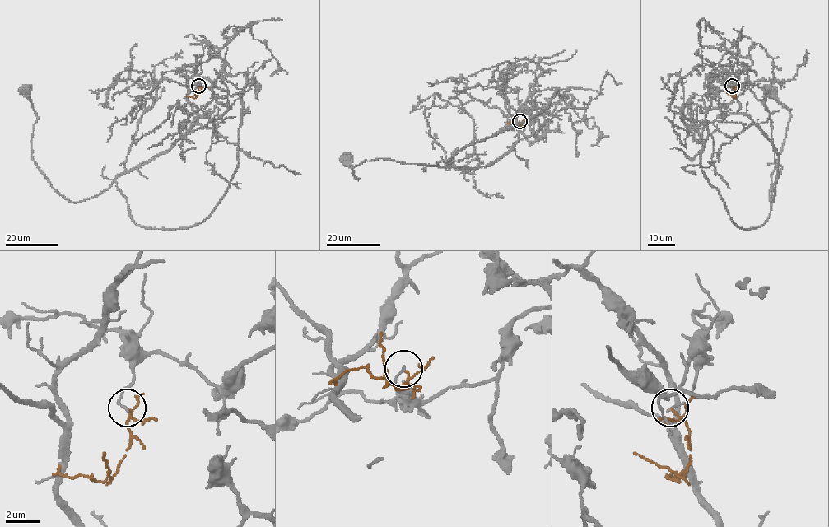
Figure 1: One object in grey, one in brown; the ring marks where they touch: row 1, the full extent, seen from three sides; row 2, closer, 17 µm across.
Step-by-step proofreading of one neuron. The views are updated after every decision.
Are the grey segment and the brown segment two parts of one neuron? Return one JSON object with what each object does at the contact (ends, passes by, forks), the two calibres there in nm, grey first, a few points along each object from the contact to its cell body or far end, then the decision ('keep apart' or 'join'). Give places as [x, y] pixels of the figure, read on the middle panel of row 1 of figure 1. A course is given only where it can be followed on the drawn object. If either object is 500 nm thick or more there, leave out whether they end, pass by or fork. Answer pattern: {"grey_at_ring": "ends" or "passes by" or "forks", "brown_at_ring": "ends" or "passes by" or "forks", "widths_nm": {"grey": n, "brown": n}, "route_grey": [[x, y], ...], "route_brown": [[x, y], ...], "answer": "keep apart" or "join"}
{"grey_at_ring": "ends", "brown_at_ring": "forks", "widths_nm": {"grey": 130, "brown": 70}, "route_grey": [[519, 122], [566, 97], [559, 90], [542, 113], [435, 165], [365, 160], [356, 179], [345, 159]], "route_brown": [[519, 122], [519, 124], [512, 121], [508, 124]], "answer": "keep apart"}

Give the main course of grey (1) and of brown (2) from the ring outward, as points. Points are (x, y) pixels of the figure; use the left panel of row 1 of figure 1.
1: (198, 86), (245, 76), (238, 167), (176, 229), (137, 226), (114, 181), (61, 195), (24, 90)
2: (198, 86), (198, 92), (194, 98), (187, 95)

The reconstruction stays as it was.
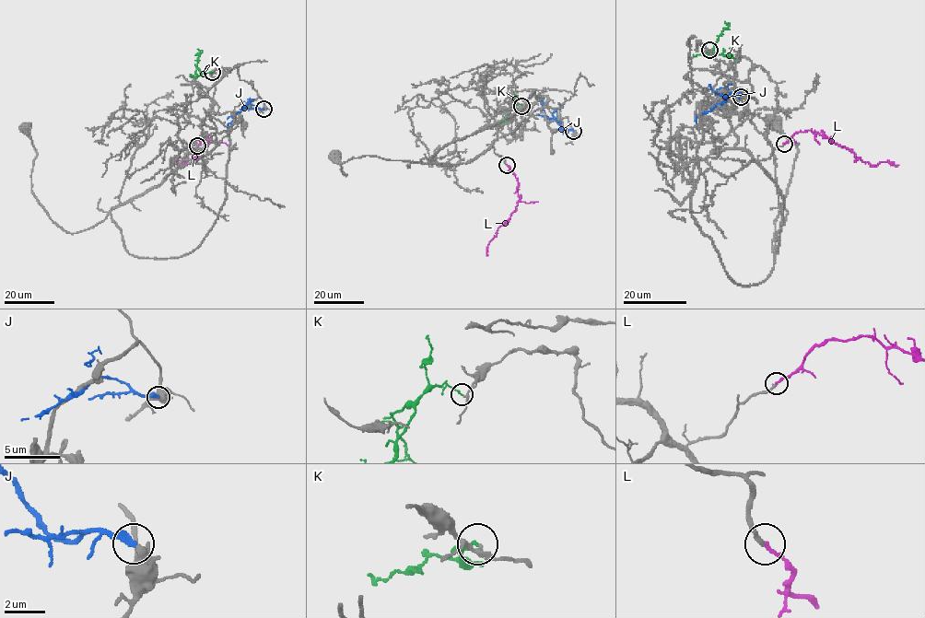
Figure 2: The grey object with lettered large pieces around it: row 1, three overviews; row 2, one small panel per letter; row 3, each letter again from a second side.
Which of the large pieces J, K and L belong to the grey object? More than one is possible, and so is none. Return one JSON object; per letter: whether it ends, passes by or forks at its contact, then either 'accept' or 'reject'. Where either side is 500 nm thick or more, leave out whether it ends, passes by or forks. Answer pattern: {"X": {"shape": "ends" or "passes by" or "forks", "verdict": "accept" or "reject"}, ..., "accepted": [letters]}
{"J": {"shape": "ends", "verdict": "reject"}, "K": {"shape": "ends", "verdict": "reject"}, "L": {"shape": "ends", "verdict": "accept"}, "accepted": ["L"]}

